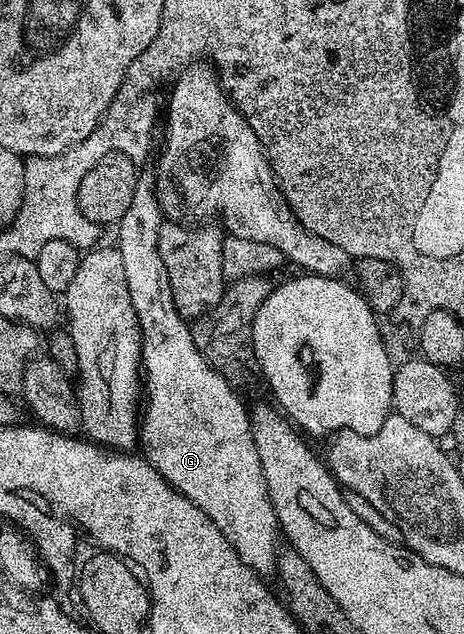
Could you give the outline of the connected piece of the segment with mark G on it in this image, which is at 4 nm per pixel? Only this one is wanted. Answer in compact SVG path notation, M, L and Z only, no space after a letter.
M142 172L137 179L137 186L135 187L135 195L131 195L131 207L127 207L127 212L124 213L123 219L118 221L115 226L115 232L117 232L117 241L115 241L115 248L119 251L119 259L123 259L123 271L127 275L127 291L131 291L131 307L135 311L135 319L137 320L137 327L141 332L141 372L143 374L143 408L140 410L139 413L139 449L140 452L143 454L146 461L148 461L149 465L155 469L163 477L168 485L171 488L177 490L177 492L182 493L184 497L187 498L191 503L195 503L195 507L199 507L199 511L203 511L203 515L207 515L207 519L211 519L211 523L215 523L215 527L219 527L219 531L223 533L225 538L227 539L227 543L231 545L233 550L239 555L239 559L241 562L244 563L248 569L253 570L254 573L257 574L258 577L265 579L268 578L268 573L271 574L276 570L277 567L277 554L279 552L279 544L277 545L277 537L279 541L279 526L277 523L277 516L275 515L275 511L273 510L273 504L271 503L271 499L269 498L269 492L267 491L267 487L265 486L265 480L263 479L263 469L261 464L259 463L259 453L255 451L255 445L253 443L253 433L249 430L249 416L247 414L247 407L245 409L244 405L237 399L236 395L233 393L235 392L234 386L230 385L228 381L225 380L224 377L221 376L220 373L214 371L209 365L209 362L206 361L205 355L202 349L202 346L199 344L198 338L197 341L193 338L193 333L189 330L190 322L179 315L179 311L175 307L175 299L171 295L171 283L167 283L167 269L163 267L163 257L159 255L159 231L161 230L161 226L163 224L163 214L161 211L161 204L157 202L157 191L155 188L155 177L152 172L145 173Z

